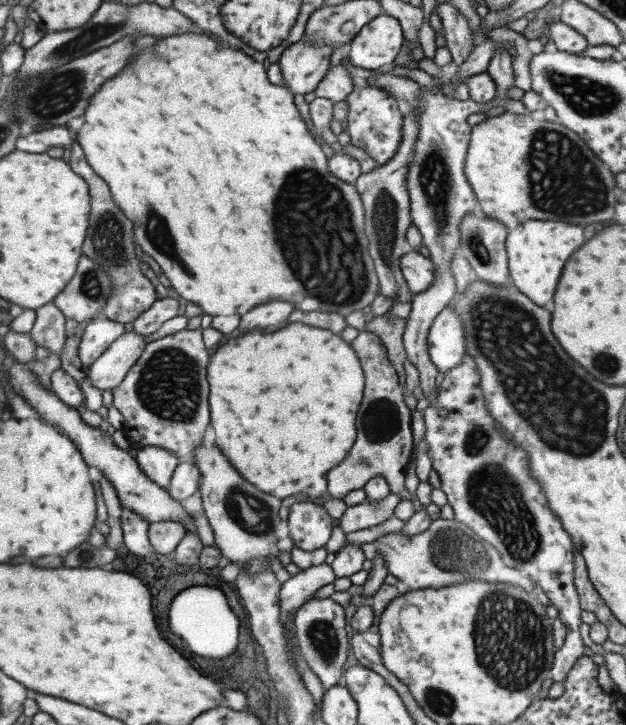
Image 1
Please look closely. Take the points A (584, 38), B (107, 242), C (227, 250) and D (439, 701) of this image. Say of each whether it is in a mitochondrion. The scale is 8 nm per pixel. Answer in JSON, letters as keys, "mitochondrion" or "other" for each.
{"A":"other","B":"mitochondrion","C":"other","D":"mitochondrion"}

